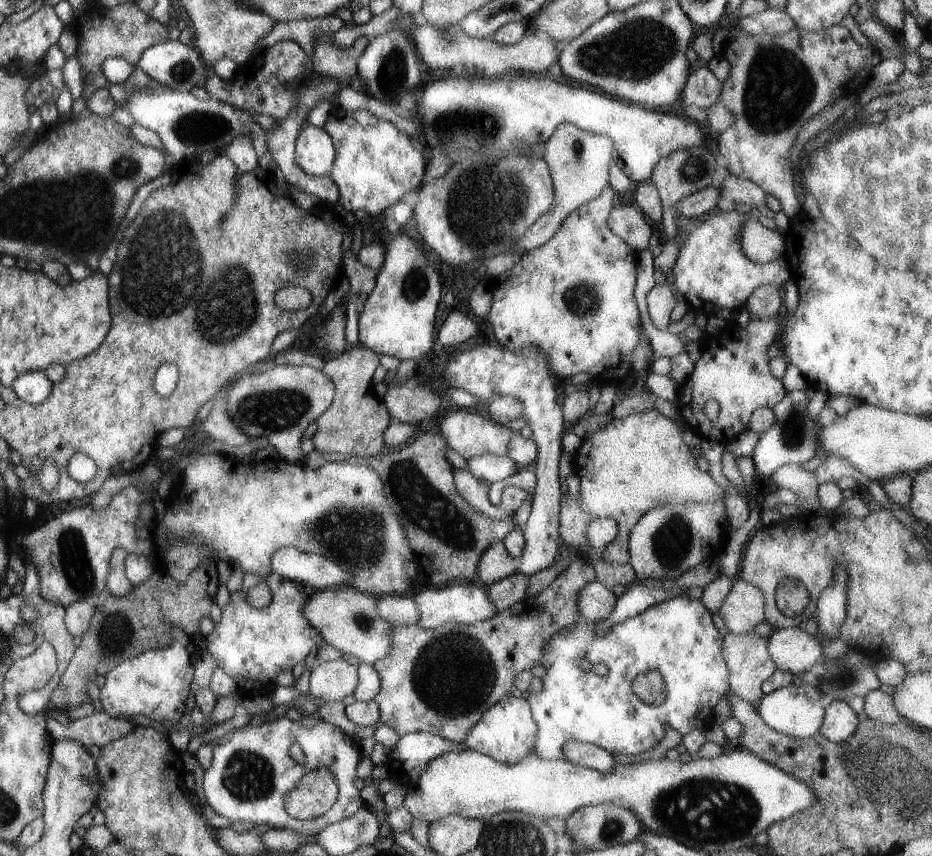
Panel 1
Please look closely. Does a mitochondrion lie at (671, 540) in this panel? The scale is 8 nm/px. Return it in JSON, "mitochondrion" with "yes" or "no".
{"mitochondrion":"yes"}

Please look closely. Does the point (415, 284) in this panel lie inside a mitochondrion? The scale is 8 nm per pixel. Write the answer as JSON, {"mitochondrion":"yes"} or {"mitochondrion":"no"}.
{"mitochondrion":"yes"}

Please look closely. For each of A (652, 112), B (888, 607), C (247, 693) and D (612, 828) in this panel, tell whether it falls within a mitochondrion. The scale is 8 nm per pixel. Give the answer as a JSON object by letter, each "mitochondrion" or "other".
{"A":"other","B":"other","C":"other","D":"mitochondrion"}

